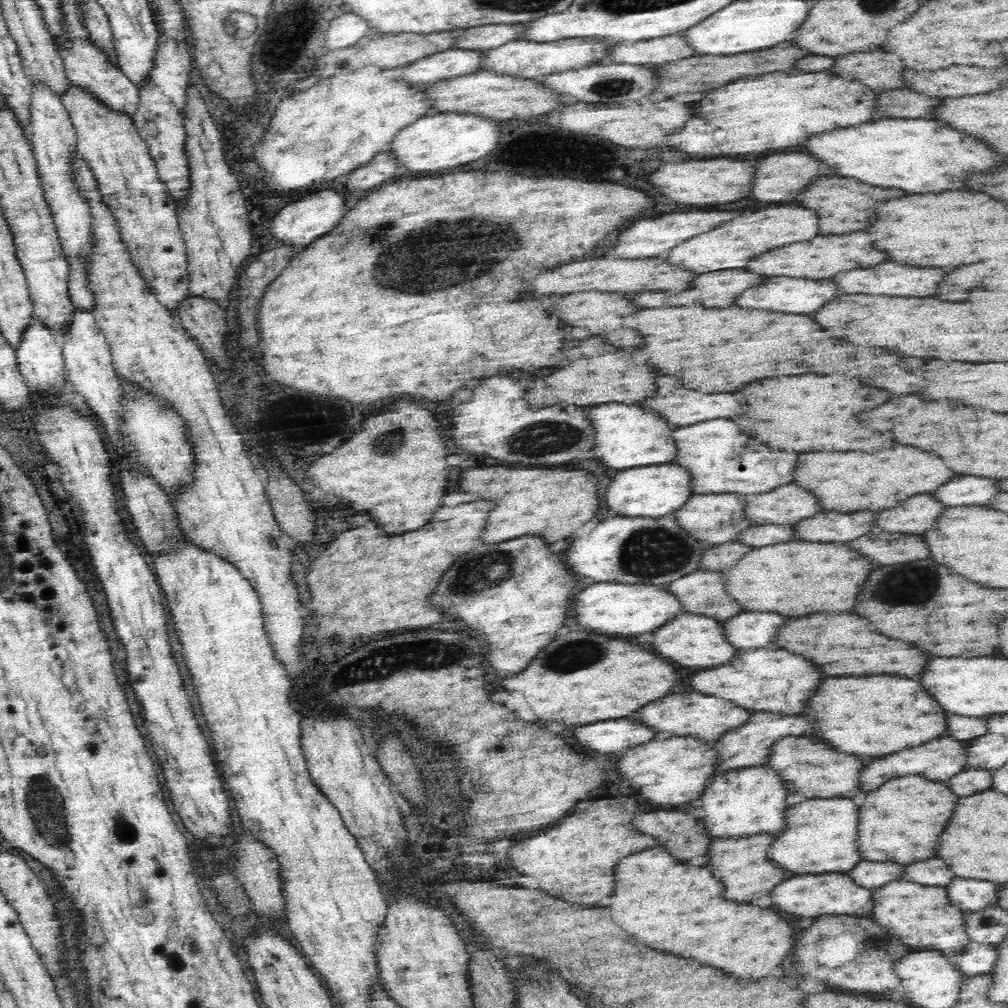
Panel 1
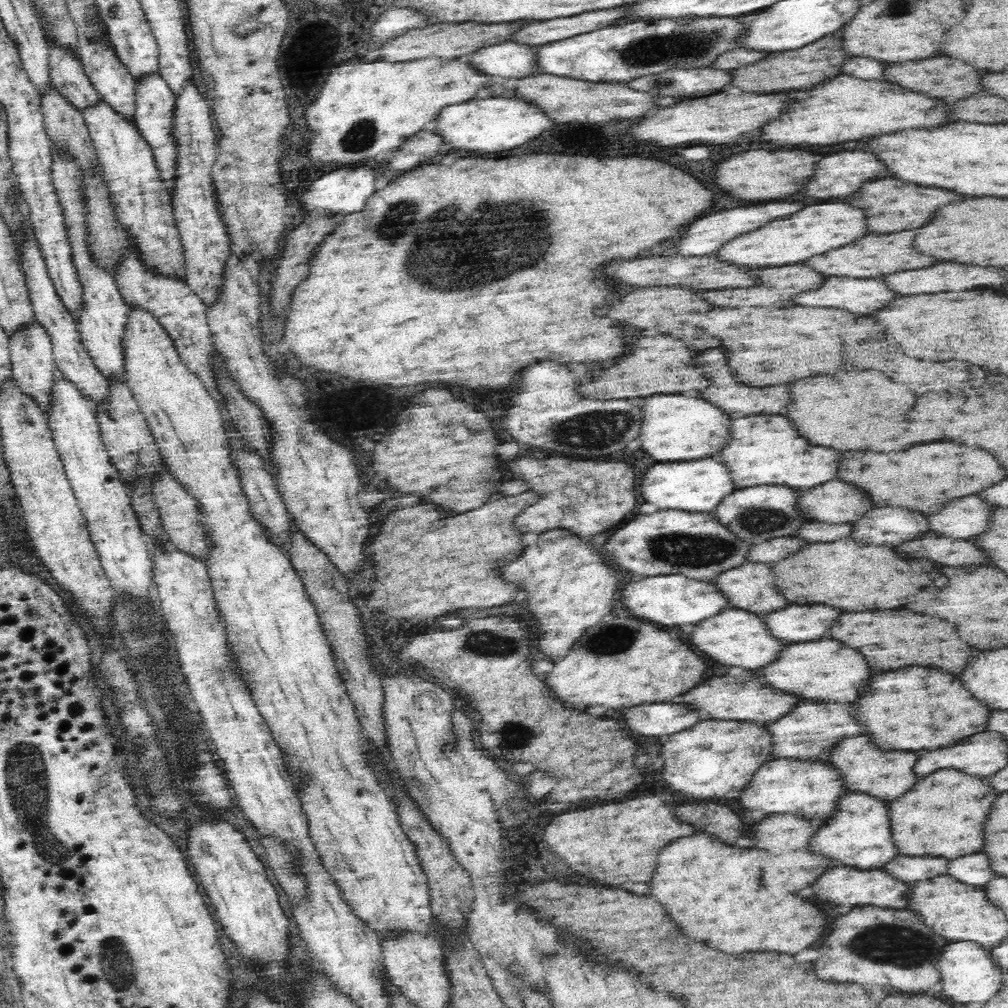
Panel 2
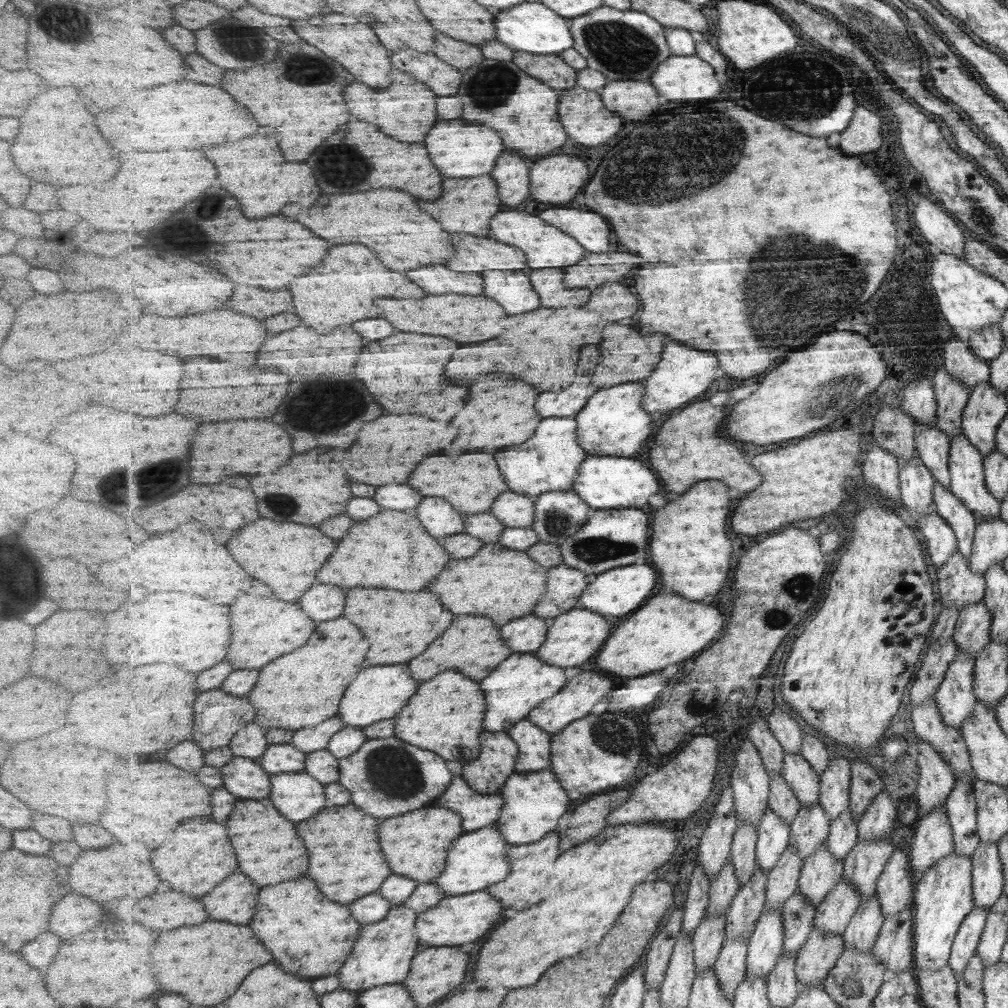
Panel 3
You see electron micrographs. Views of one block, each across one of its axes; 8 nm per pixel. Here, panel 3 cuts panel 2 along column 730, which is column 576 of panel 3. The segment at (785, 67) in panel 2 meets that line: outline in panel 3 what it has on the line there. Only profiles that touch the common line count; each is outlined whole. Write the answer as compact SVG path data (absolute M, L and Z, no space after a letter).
M514 51L515 64L527 74L547 82L555 90L576 90L578 70L565 62L561 55L538 55L525 51Z

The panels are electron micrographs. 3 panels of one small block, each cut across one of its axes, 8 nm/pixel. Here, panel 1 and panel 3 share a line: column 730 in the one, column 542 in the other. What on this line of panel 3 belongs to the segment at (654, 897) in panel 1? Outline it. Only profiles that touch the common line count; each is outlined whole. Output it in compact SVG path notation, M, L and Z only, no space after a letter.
M625 824L619 828L607 828L599 838L593 838L569 852L565 852L553 866L551 874L567 874L575 878L575 900L571 898L571 894L561 894L555 896L541 904L535 906L535 916L533 916L533 908L527 908L523 912L519 912L517 918L509 918L505 920L501 926L497 926L497 930L491 934L489 942L485 942L479 960L475 964L475 978L479 982L487 980L487 988L493 986L505 986L507 988L525 988L525 986L535 986L539 982L539 978L561 958L567 956L575 956L579 952L583 952L585 948L591 948L595 944L599 944L615 926L615 920L623 914L623 910L629 906L631 896L633 896L633 886L645 882L645 878L655 872L657 868L665 866L671 856L675 854L679 846L679 838L677 834L667 828L665 824Z

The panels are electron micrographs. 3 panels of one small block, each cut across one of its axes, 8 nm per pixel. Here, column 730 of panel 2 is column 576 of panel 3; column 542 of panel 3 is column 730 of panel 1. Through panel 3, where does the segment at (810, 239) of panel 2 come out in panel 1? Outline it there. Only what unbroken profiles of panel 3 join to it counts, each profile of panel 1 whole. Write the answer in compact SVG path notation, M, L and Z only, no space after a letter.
M770 206L750 214L740 214L736 215L736 218L726 219L726 222L718 223L712 230L700 231L700 234L692 235L692 238L672 246L668 252L662 254L662 257L666 258L668 264L674 264L696 275L718 270L744 269L744 264L754 255L792 242L804 242L804 238L814 236L816 236L816 216L810 210L798 206L792 208Z

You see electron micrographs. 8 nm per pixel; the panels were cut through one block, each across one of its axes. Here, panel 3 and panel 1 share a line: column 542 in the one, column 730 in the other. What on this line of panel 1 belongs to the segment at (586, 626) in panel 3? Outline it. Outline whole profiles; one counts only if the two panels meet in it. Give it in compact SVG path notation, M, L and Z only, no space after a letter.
M680 613L677 617L665 622L660 628L650 632L648 648L656 656L668 660L670 664L682 666L682 668L706 668L718 666L728 662L735 654L731 646L724 646L724 638L720 638L722 632L720 622L701 614Z

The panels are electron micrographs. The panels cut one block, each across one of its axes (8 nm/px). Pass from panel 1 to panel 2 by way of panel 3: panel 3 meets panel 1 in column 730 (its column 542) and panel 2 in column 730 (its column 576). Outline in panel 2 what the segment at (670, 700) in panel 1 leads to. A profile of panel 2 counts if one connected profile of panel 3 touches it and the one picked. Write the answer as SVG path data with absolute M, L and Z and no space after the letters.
M752 670L741 672L732 671L730 674L705 678L706 682L700 686L693 686L682 696L676 696L671 703L686 704L694 713L700 713L708 720L729 720L736 722L758 722L765 724L783 717L792 707L799 702L789 694L763 686Z

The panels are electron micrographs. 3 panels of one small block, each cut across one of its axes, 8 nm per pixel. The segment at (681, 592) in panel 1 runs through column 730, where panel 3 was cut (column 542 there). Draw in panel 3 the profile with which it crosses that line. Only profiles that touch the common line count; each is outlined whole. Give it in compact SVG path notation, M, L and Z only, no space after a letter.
M565 564L548 569L548 591L534 614L550 621L580 607L580 598L597 577Z

